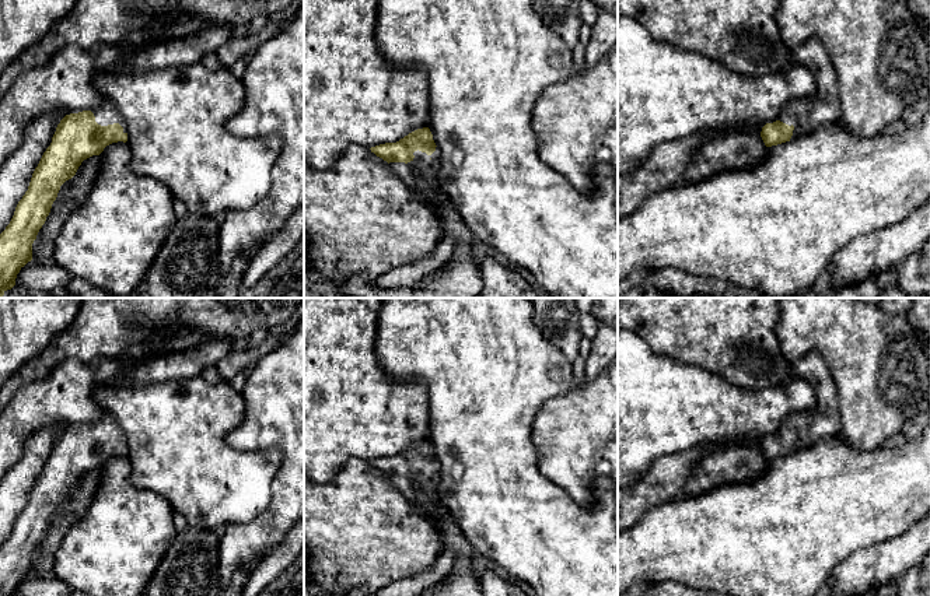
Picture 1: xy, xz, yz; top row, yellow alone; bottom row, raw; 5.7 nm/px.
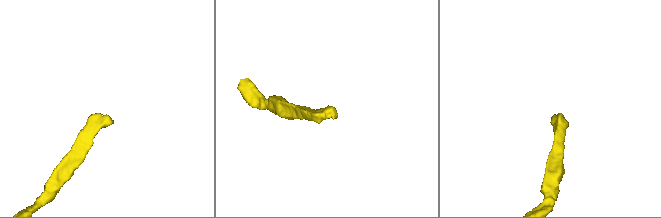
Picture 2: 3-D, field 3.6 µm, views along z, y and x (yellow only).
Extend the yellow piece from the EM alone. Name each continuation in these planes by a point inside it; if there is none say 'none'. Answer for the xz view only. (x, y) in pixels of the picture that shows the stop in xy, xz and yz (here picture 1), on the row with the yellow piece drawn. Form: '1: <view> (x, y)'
1: xz (422, 165)

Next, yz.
1: yz (824, 108)

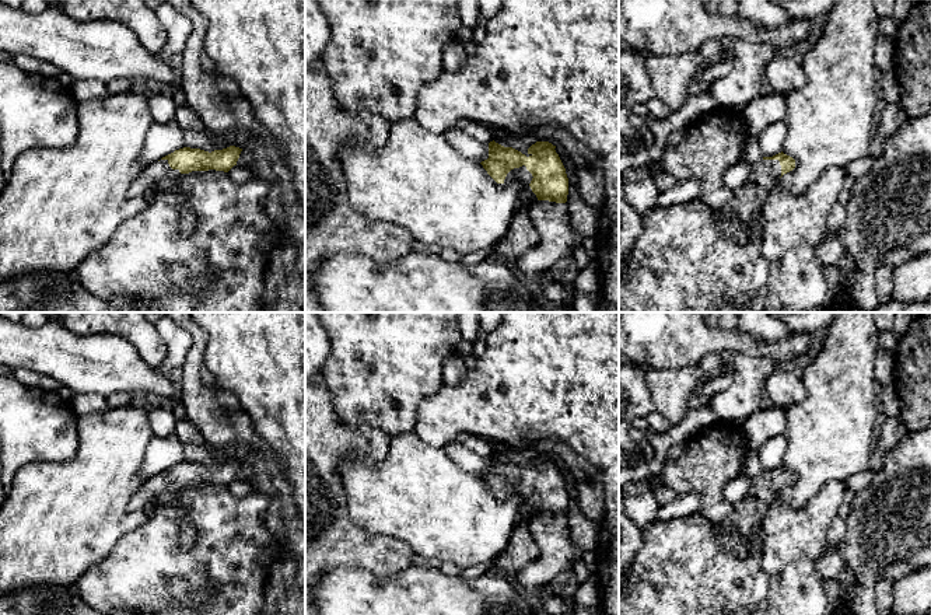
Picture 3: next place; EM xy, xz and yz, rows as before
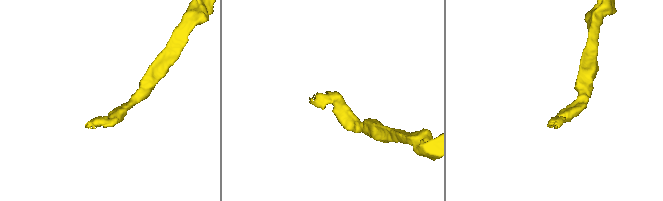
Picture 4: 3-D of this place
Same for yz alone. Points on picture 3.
1: yz (689, 258)

